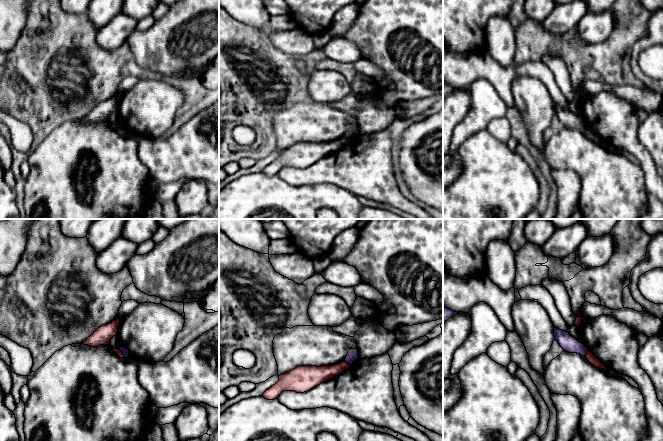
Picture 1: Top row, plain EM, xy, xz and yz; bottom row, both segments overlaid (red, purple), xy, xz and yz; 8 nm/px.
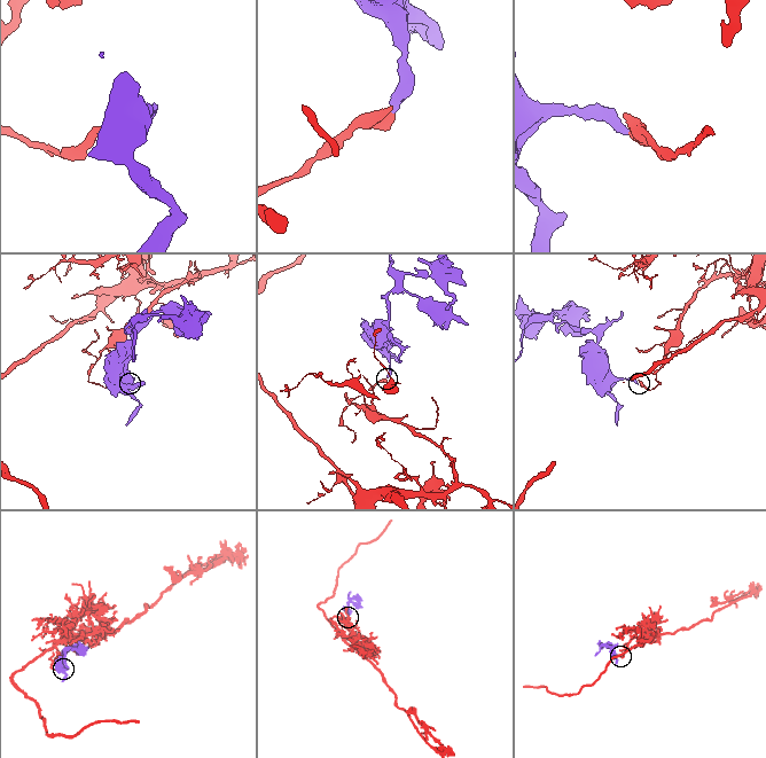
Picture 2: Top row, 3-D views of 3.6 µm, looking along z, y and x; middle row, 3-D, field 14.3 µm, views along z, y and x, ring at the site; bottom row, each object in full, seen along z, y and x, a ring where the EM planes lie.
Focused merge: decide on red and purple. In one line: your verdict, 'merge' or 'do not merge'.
do not merge

